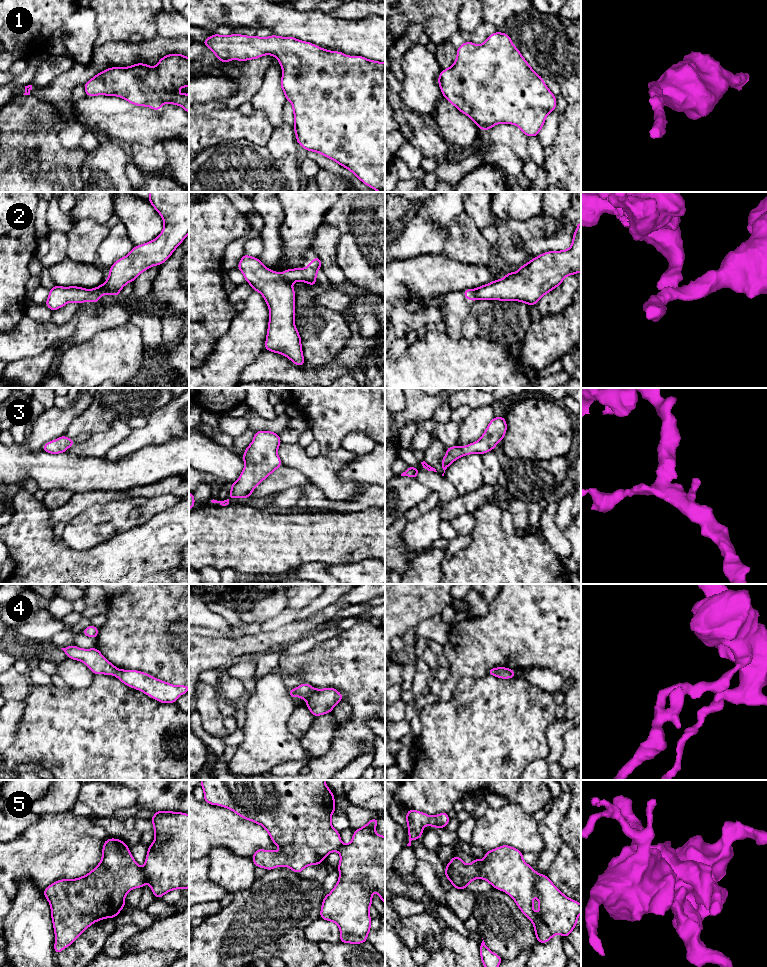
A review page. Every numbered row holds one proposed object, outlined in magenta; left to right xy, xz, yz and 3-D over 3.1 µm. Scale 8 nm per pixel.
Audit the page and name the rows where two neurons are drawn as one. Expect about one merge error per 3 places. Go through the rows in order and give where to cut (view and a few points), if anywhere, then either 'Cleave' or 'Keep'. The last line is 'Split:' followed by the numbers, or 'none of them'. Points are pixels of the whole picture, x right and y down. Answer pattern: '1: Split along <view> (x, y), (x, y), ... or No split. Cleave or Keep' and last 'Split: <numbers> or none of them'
1: No split. Keep
2: Split along xz (281, 274), (290, 283). Cleave
3: No split. Keep
4: Split along xz (315, 689), (307, 699). Cleave
5: Split along xy (142, 868), (145, 882). Cleave
Split: 2, 4, 5

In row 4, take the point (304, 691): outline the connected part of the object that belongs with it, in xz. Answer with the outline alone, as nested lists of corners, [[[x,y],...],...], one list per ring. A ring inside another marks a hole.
[[[303,683],[300,686],[296,687],[293,690],[287,690],[288,694],[294,699],[296,696],[308,700],[310,696],[314,693],[315,689],[307,684]]]

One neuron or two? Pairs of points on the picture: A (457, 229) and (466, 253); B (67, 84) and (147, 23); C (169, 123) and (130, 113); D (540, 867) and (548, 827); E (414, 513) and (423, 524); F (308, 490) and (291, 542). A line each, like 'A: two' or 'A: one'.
A: one
B: two
C: one
D: one
E: two
F: two

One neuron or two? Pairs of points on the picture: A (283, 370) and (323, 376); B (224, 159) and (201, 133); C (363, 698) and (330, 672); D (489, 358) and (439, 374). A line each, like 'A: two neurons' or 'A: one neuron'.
A: one neuron
B: two neurons
C: one neuron
D: one neuron

